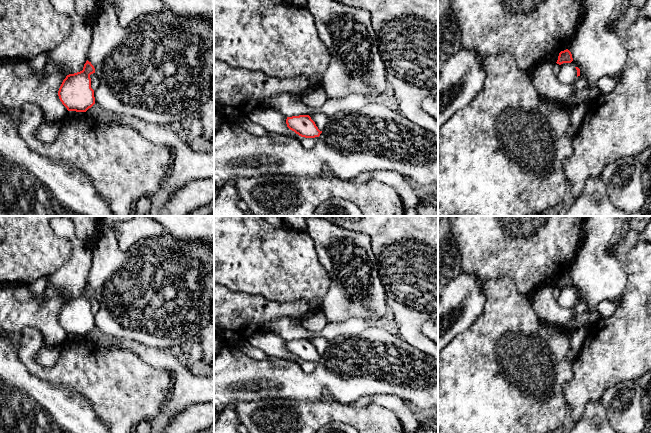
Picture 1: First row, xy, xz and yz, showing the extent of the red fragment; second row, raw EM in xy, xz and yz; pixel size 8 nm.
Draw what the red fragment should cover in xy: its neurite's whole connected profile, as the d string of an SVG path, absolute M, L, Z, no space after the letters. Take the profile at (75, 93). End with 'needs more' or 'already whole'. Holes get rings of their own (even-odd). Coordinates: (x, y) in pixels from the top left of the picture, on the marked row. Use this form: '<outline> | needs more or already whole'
M87 60L82 71L69 74L63 80L58 96L68 111L86 112L95 104L90 78L93 73L95 73L95 68Z | already whole

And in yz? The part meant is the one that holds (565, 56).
M566 49L561 51L558 56L557 64L561 65L563 63L571 63L573 61L571 52Z | already whole

